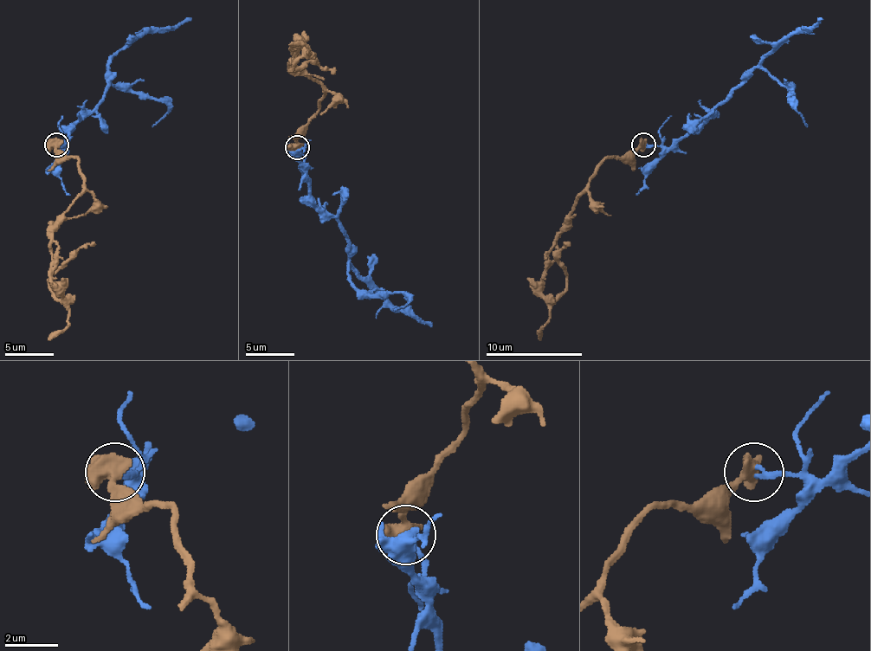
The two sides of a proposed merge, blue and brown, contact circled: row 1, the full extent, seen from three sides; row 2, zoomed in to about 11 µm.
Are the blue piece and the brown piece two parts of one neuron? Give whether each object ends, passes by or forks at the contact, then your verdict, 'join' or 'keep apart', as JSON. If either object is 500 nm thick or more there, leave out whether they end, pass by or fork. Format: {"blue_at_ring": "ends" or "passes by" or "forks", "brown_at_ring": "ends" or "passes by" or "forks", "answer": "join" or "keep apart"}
{"answer": "keep apart"}

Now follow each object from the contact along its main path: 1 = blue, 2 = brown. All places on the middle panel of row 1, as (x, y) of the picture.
1: (298, 148), (310, 199), (338, 223), (349, 245), (349, 279), (361, 291), (399, 293), (409, 298), (392, 310)
2: (298, 148), (300, 131), (325, 93), (290, 61), (298, 46), (300, 56), (290, 70), (314, 63), (337, 70)

